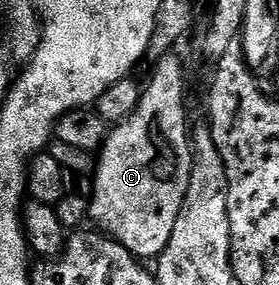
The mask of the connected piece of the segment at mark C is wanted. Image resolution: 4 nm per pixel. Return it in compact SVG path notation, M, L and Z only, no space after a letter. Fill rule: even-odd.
M177 54L159 58L154 80L141 92L138 107L107 134L101 151L96 155L94 196L89 196L89 218L99 223L109 238L125 245L139 260L157 260L176 229L176 217L184 205L190 184L190 166L194 163L192 135L186 131L186 75Z

